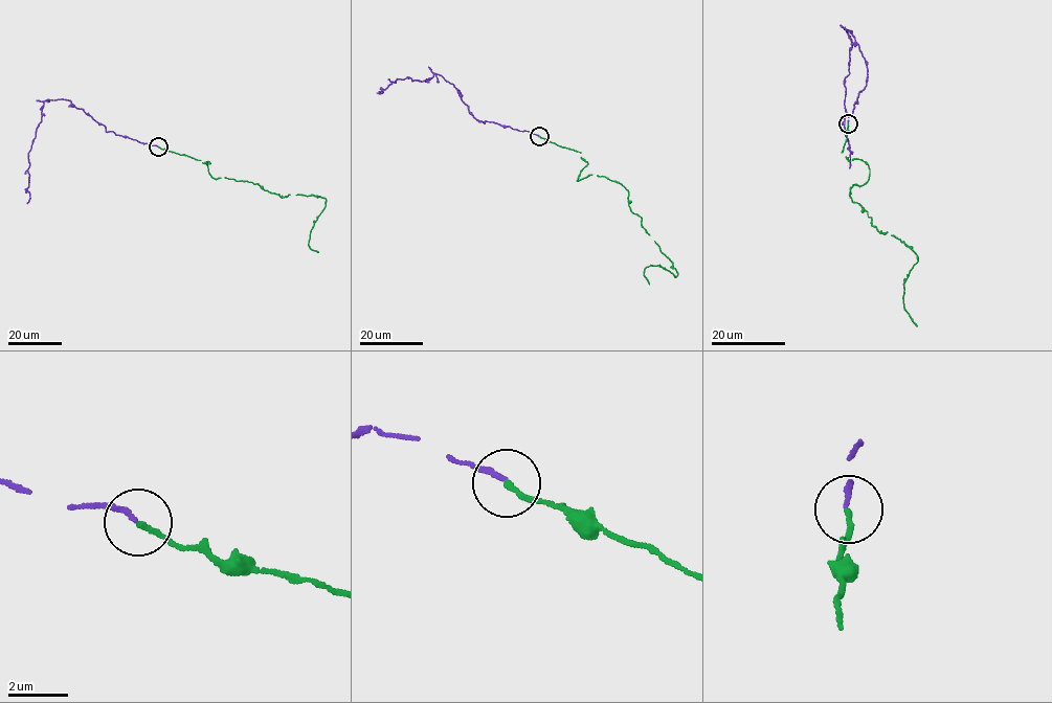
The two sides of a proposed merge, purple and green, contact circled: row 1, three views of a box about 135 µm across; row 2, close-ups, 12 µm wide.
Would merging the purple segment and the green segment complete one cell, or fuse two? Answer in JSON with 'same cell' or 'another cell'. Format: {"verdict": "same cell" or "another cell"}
{"verdict": "same cell"}

